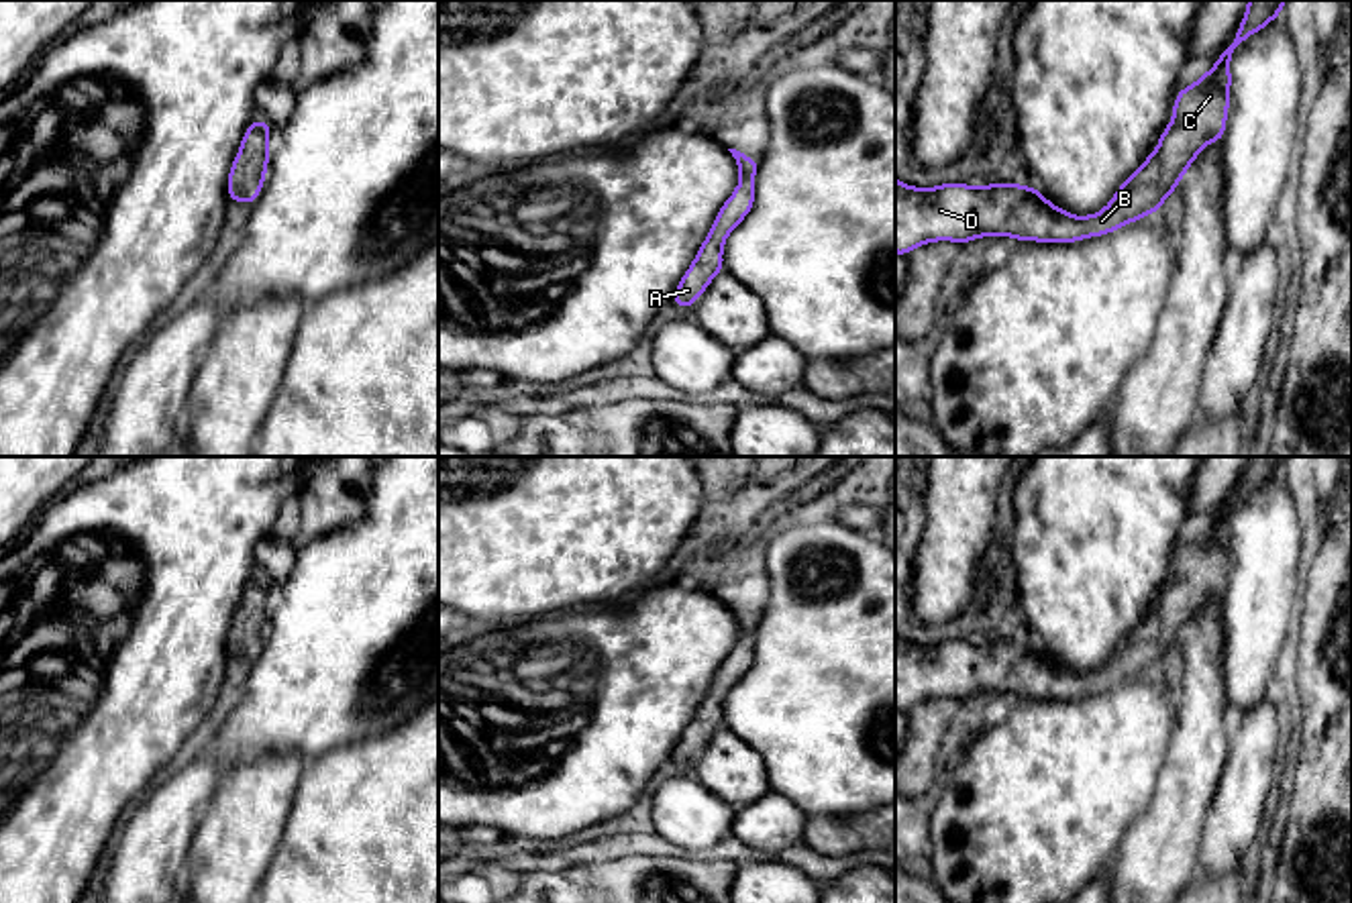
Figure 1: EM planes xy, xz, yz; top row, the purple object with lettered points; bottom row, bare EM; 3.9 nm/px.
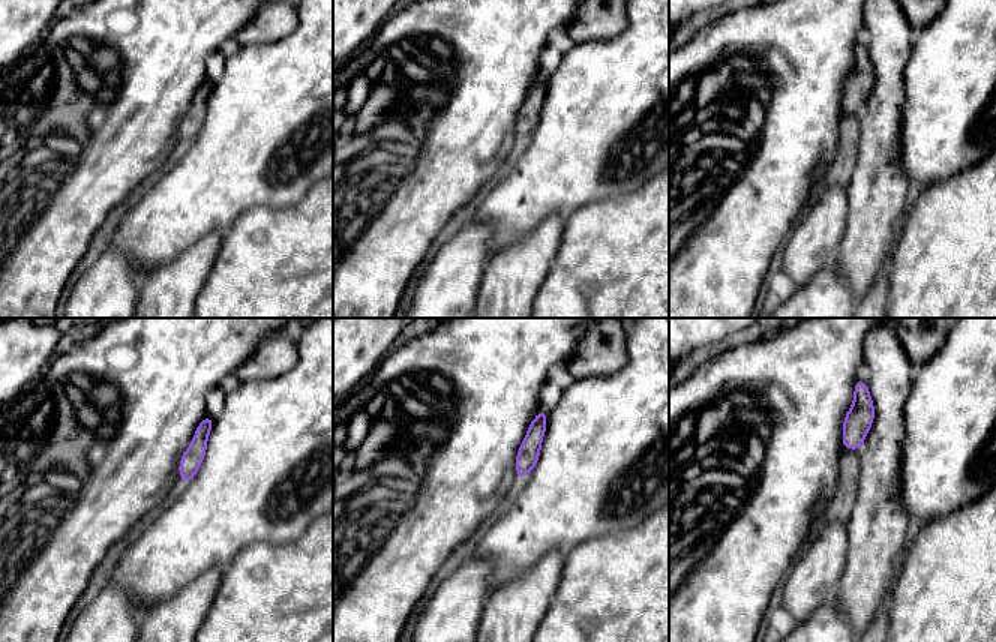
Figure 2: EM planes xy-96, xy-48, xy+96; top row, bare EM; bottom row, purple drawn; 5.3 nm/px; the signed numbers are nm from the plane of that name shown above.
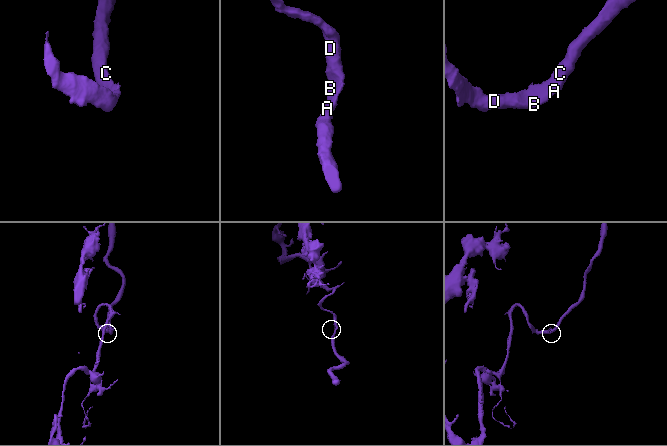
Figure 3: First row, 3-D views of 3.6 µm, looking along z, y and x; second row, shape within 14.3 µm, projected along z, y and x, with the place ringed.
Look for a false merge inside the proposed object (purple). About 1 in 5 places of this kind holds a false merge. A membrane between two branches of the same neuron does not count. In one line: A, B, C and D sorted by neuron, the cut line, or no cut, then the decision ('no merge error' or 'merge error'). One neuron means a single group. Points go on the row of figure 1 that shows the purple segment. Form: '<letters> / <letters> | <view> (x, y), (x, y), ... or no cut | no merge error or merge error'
A B C D | no cut | no merge error

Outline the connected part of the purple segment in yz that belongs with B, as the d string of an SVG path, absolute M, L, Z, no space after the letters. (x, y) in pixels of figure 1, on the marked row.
M1248 0L1246 14L1232 43L1219 53L1215 65L1201 77L1177 92L1173 104L1173 120L1162 130L1156 149L1113 194L1109 204L1091 214L1075 216L1048 202L1038 188L1018 183L985 183L973 188L969 183L938 183L922 190L905 185L895 177L895 253L905 257L912 249L936 241L952 241L965 245L979 236L1011 236L1016 241L1036 243L1077 243L1089 236L1109 234L1148 214L1156 214L1164 200L1177 190L1181 177L1197 155L1211 143L1221 143L1226 135L1226 118L1230 110L1230 61L1234 51L1254 33L1275 20L1287 0Z

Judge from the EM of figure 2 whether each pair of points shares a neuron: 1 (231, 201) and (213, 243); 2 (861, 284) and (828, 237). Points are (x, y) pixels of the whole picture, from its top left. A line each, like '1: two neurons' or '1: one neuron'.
1: two neurons
2: two neurons

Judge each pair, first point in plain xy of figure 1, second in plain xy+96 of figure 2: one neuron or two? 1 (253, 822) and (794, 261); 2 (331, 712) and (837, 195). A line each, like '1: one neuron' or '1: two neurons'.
1: two neurons
2: two neurons

